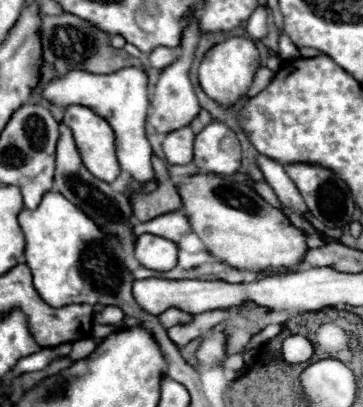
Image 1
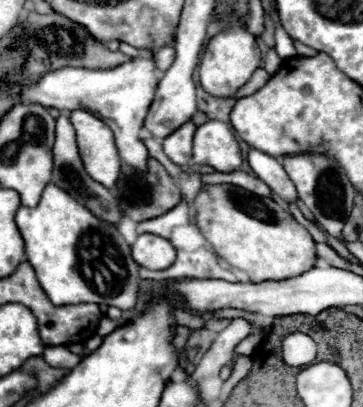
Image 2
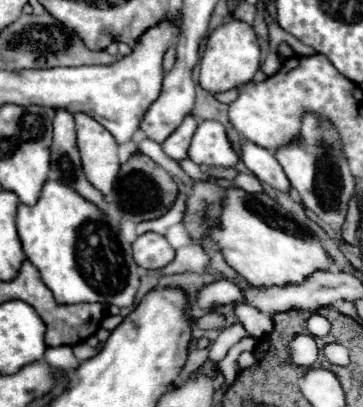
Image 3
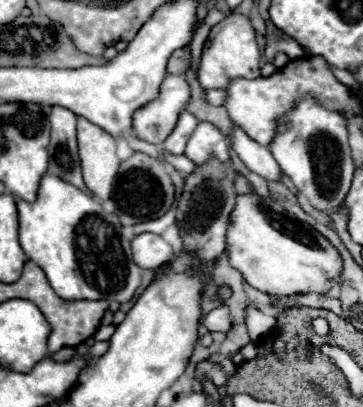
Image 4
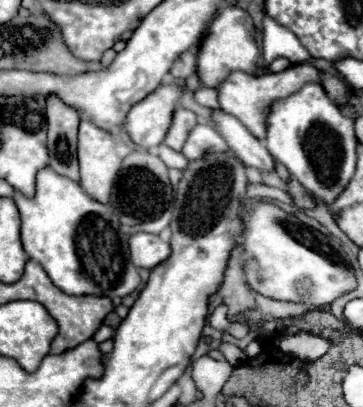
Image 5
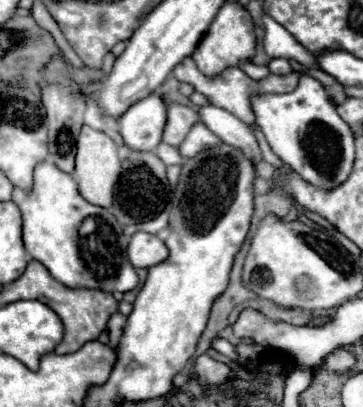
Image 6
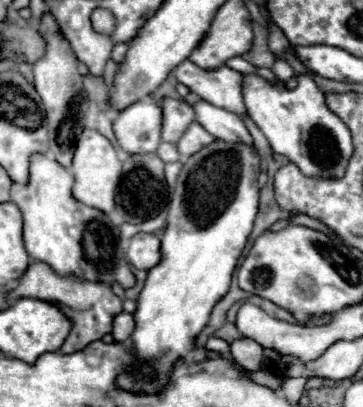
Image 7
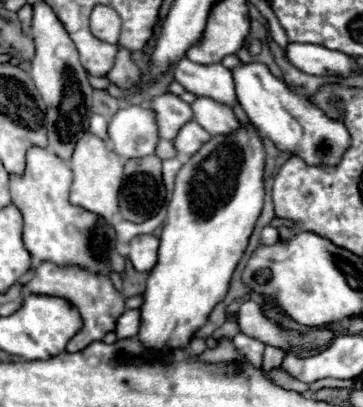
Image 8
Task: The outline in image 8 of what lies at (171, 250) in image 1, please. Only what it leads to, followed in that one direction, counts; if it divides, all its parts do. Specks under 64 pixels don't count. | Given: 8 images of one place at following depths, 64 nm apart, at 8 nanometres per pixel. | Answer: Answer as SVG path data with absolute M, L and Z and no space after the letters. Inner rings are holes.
M154 234L136 236L130 242L128 260L138 272L150 272L158 260L158 238Z

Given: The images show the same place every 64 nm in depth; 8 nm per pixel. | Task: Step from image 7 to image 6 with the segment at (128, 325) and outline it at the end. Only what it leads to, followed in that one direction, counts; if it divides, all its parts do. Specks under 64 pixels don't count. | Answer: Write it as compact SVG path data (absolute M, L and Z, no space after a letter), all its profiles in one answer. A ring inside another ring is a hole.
M116 312L116 314L110 316L110 320L108 320L108 330L110 330L110 342L108 342L108 346L110 348L116 348L118 346L120 332L122 332L124 324L126 324L126 316L122 316L120 312Z

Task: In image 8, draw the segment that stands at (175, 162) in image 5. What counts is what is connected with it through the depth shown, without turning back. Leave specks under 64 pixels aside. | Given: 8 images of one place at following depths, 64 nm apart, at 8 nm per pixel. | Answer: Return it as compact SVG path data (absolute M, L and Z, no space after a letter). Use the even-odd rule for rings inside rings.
M160 140L160 142L158 142L158 148L156 148L156 156L160 156L160 160L168 160L168 158L178 156L178 152L176 152L176 148L174 148L172 142Z

